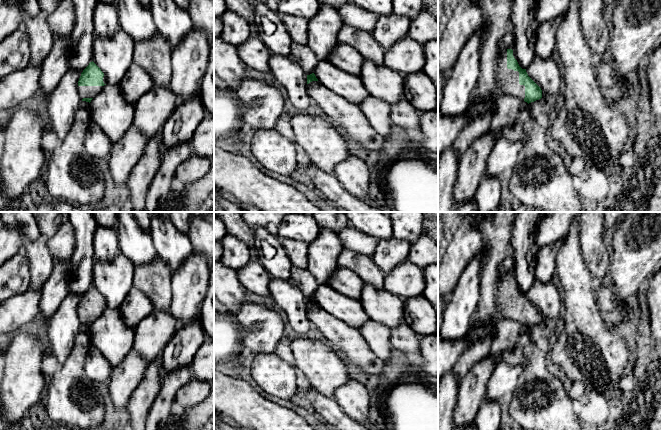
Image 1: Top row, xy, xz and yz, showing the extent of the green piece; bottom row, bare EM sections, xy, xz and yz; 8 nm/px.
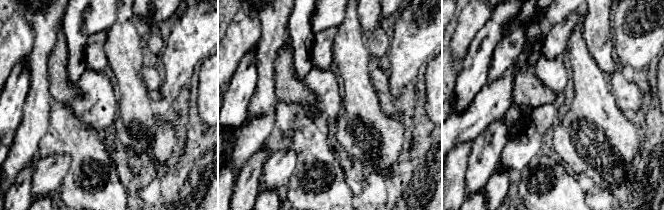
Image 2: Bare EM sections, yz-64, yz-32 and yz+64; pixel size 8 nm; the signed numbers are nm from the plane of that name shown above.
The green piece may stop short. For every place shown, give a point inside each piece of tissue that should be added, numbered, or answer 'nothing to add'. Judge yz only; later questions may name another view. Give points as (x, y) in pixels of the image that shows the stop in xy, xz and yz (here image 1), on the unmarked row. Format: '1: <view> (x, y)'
1: yz (507, 304)

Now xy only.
1: xy (85, 315)

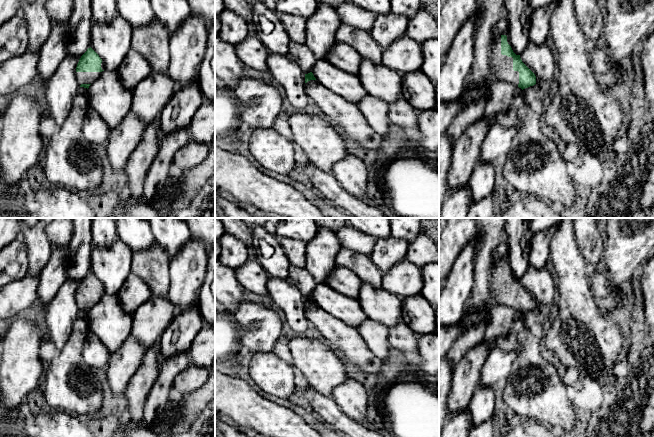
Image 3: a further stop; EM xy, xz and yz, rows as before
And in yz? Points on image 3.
1: yz (501, 290)

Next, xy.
1: xy (83, 301)

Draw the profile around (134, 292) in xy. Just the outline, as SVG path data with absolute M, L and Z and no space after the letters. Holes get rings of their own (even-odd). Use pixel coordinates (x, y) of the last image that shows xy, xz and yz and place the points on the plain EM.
M130 272L117 296L123 310L133 315L152 296L152 293L149 286L138 275Z

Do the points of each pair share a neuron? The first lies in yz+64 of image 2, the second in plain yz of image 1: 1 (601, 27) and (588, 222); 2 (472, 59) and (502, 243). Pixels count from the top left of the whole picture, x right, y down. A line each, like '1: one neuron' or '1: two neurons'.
1: one neuron
2: two neurons

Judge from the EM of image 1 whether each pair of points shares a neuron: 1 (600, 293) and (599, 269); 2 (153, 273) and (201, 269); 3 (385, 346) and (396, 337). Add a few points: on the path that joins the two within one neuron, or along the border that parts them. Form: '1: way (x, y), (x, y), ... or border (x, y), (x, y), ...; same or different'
1: border (595, 282), (599, 284); different
2: border (173, 272), (172, 296); different
3: border (390, 329), (390, 344), (393, 348); different

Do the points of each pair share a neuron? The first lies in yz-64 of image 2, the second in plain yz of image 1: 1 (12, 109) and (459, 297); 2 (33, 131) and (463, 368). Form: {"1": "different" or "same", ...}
{"1": "same", "2": "same"}

